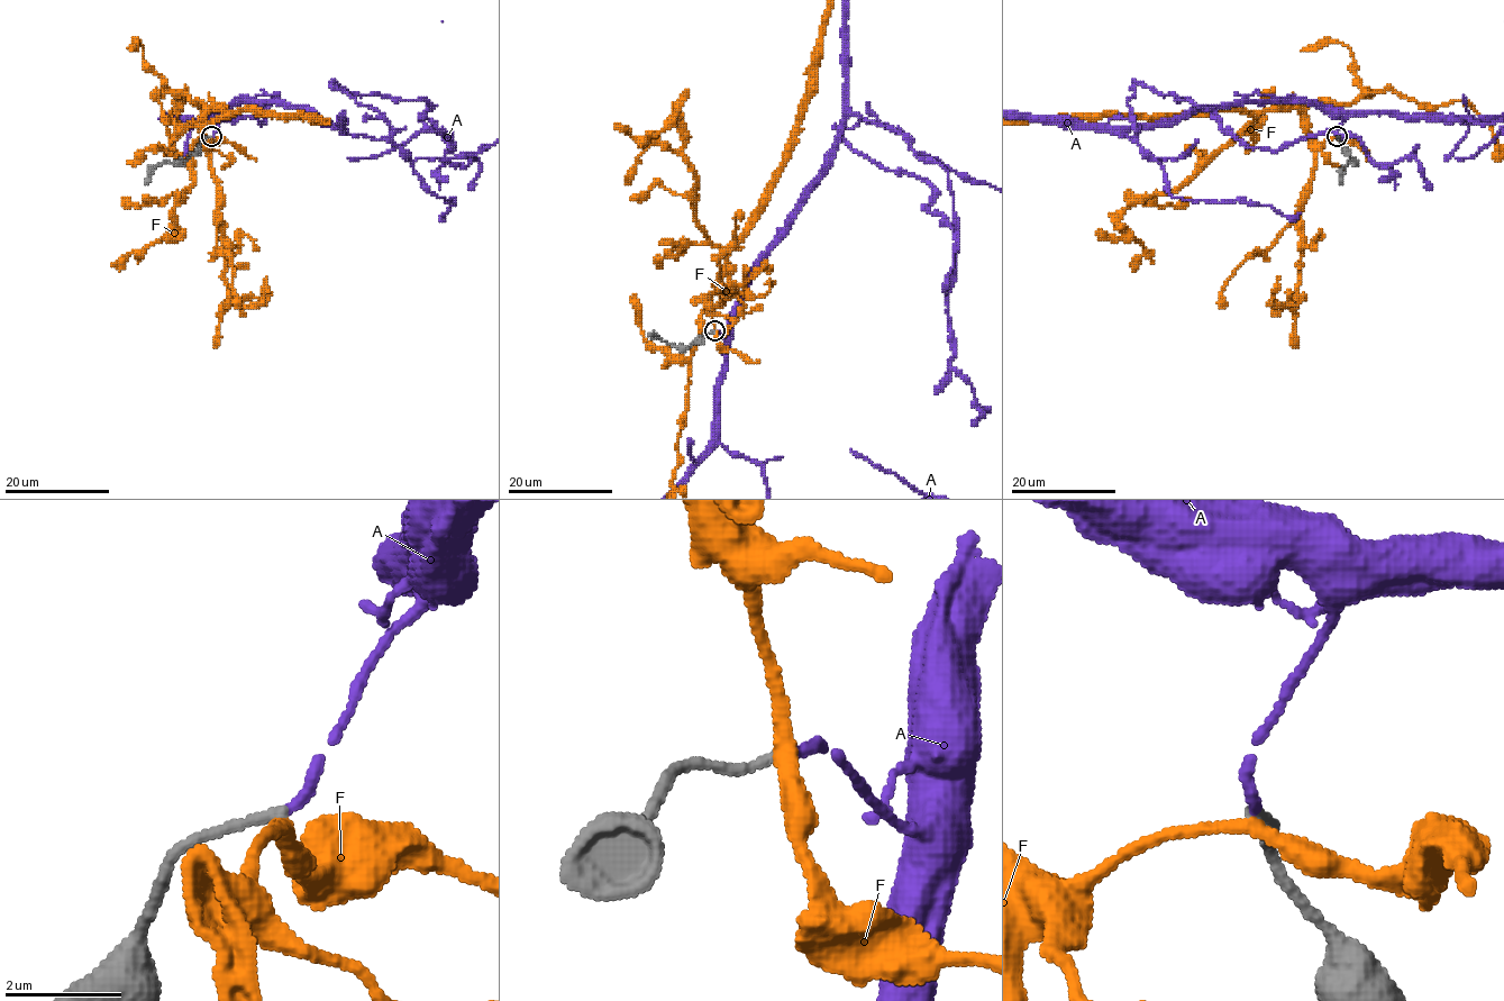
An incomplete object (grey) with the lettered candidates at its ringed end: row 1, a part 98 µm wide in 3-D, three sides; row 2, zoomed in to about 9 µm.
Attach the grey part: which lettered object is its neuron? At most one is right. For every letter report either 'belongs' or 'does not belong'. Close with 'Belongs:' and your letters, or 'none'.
A: belongs
F: does not belong
Belongs: A

